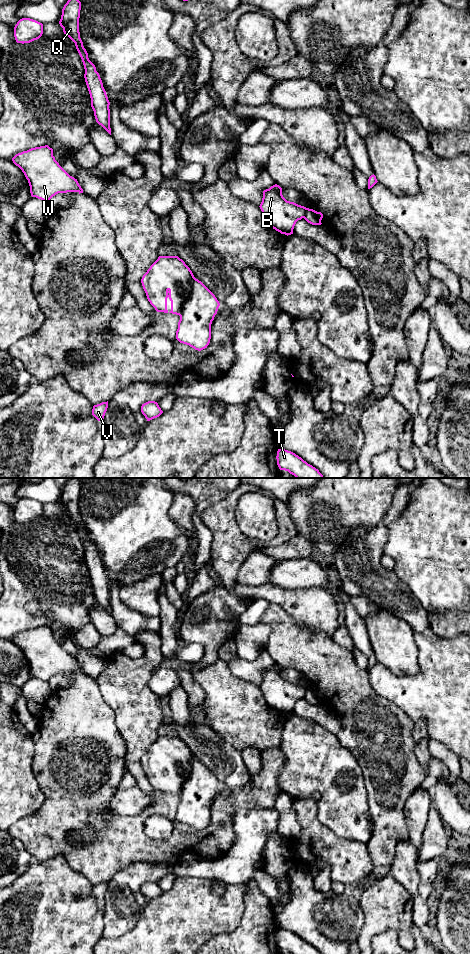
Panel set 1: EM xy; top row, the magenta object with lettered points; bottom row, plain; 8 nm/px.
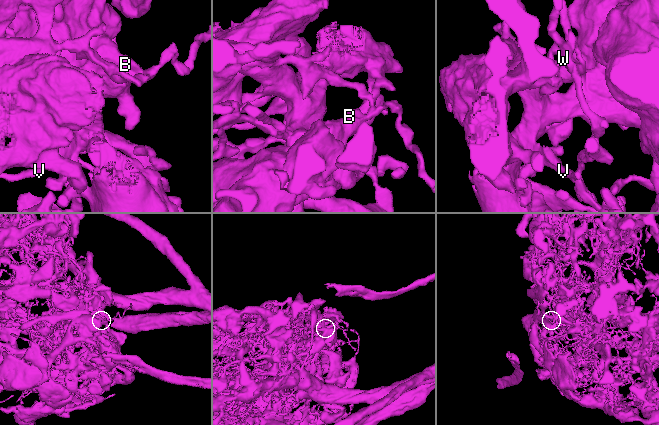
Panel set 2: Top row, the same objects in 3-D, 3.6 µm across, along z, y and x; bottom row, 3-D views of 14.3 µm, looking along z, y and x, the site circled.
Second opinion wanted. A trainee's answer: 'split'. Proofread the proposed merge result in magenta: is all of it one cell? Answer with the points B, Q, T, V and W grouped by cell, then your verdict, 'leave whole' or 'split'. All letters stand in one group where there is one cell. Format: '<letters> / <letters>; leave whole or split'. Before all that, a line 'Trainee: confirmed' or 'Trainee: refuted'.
Trainee: confirmed
B / Q T V W; split

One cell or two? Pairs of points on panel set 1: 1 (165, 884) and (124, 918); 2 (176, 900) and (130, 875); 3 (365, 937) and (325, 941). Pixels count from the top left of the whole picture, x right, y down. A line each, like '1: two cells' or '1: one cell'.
1: one cell
2: two cells
3: two cells

